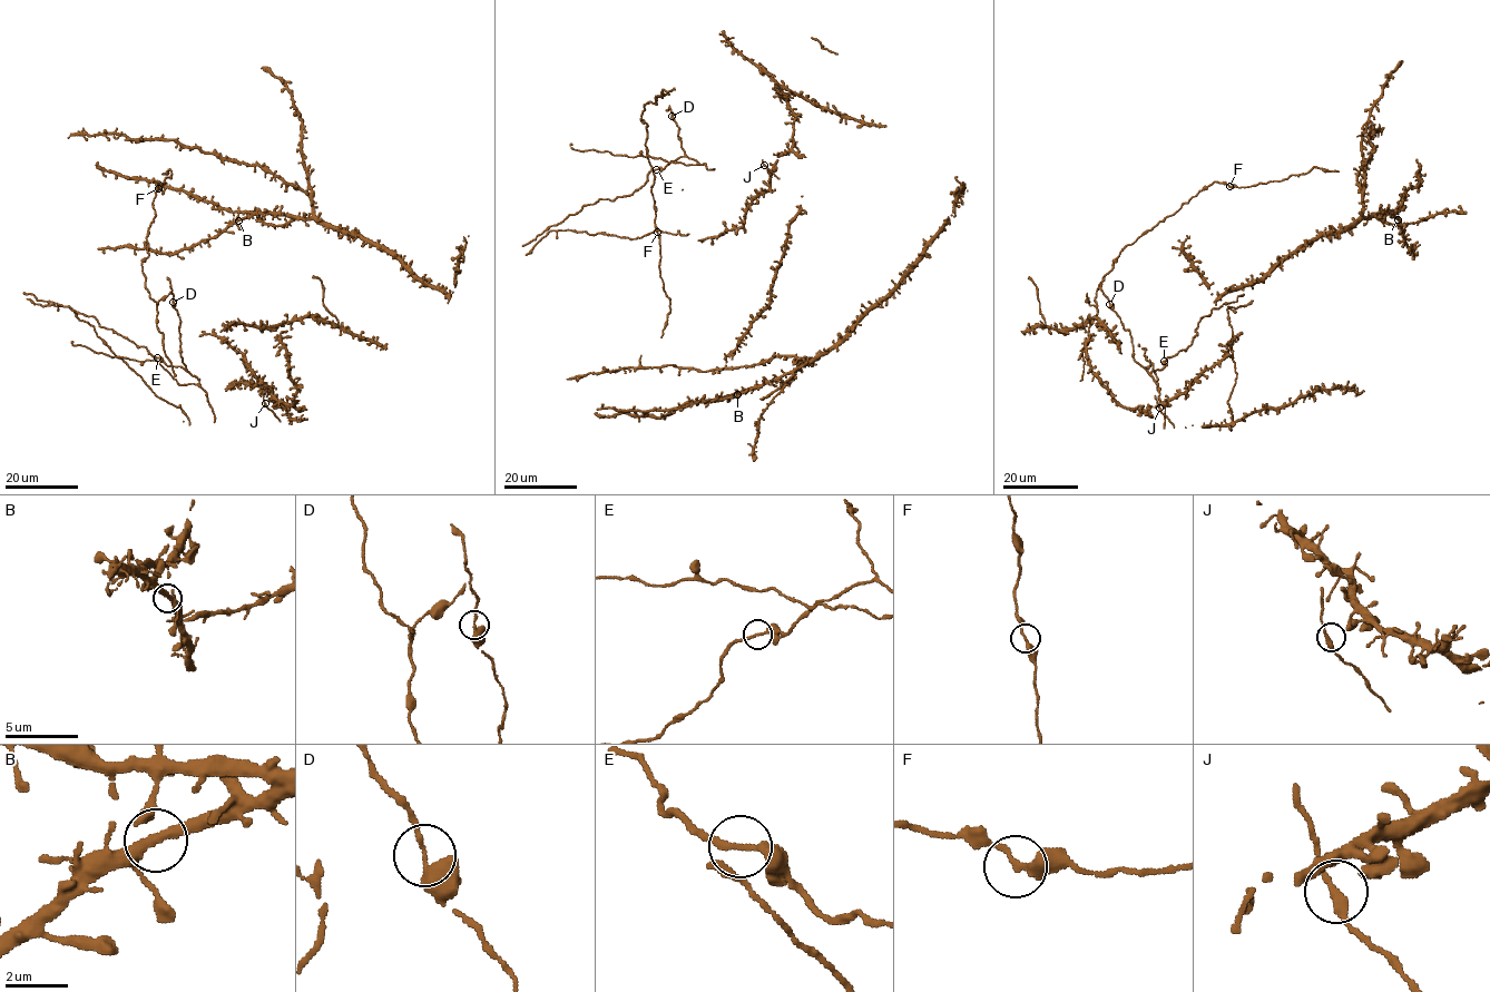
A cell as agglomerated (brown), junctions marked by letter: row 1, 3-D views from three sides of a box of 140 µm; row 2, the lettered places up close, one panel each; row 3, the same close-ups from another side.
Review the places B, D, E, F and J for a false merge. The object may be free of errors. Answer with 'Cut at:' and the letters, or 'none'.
Cut at: none

